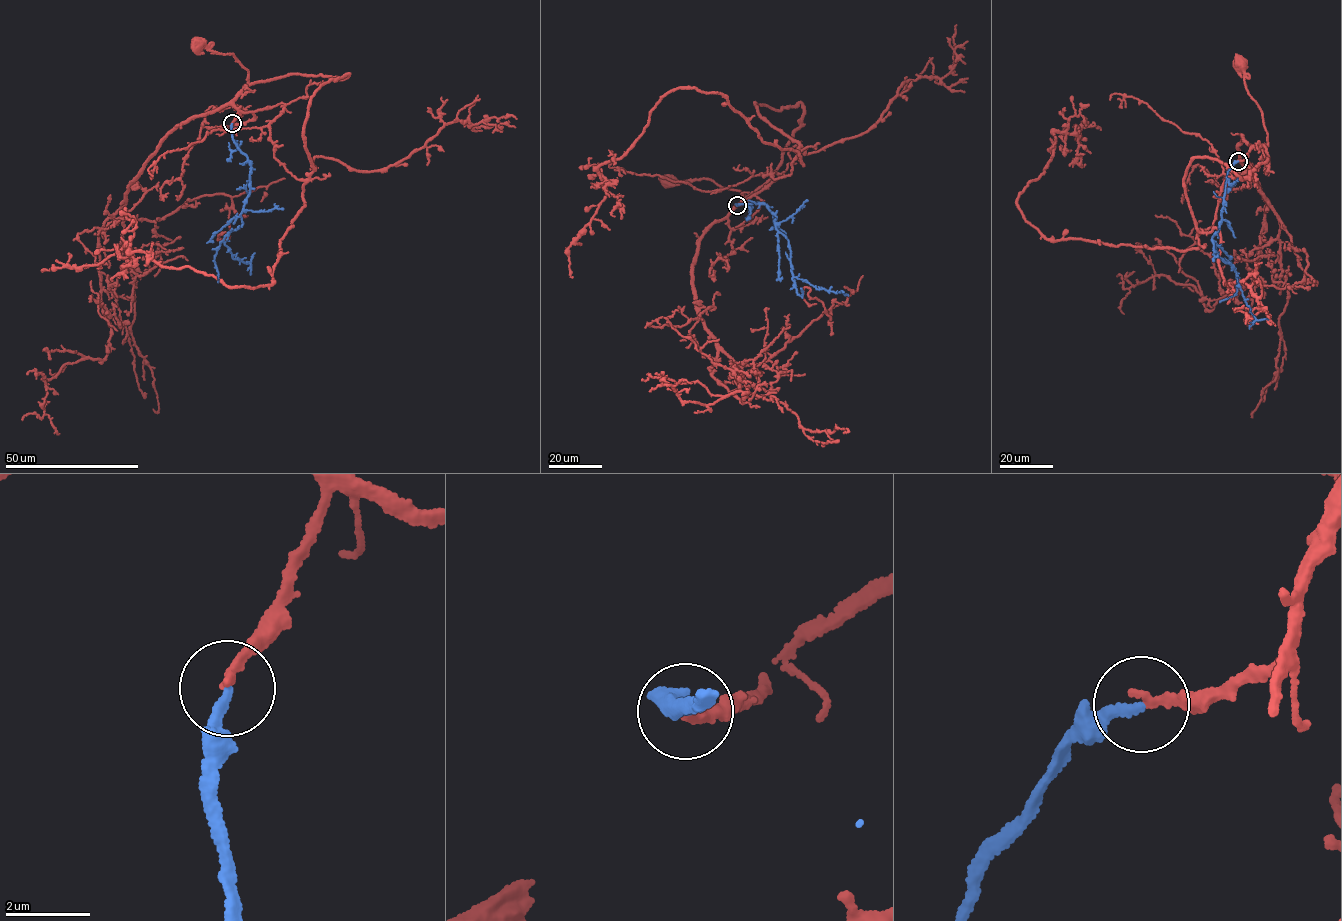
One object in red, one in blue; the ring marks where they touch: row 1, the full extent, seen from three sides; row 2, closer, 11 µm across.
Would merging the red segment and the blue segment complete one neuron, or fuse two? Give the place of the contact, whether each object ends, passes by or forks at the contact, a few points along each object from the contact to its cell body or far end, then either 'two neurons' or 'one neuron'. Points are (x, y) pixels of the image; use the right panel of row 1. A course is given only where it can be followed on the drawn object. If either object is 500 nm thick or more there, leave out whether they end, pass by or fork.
(1238, 161) | red ends | blue ends | red via (1239, 161), (1248, 157), (1252, 148), (1267, 145), (1267, 133), (1261, 109), (1246, 89), (1240, 62) | blue via (1238, 161), (1227, 173), (1221, 222), (1211, 241), (1219, 257), (1233, 267), (1253, 316), (1256, 319), (1268, 319) | one neuron

